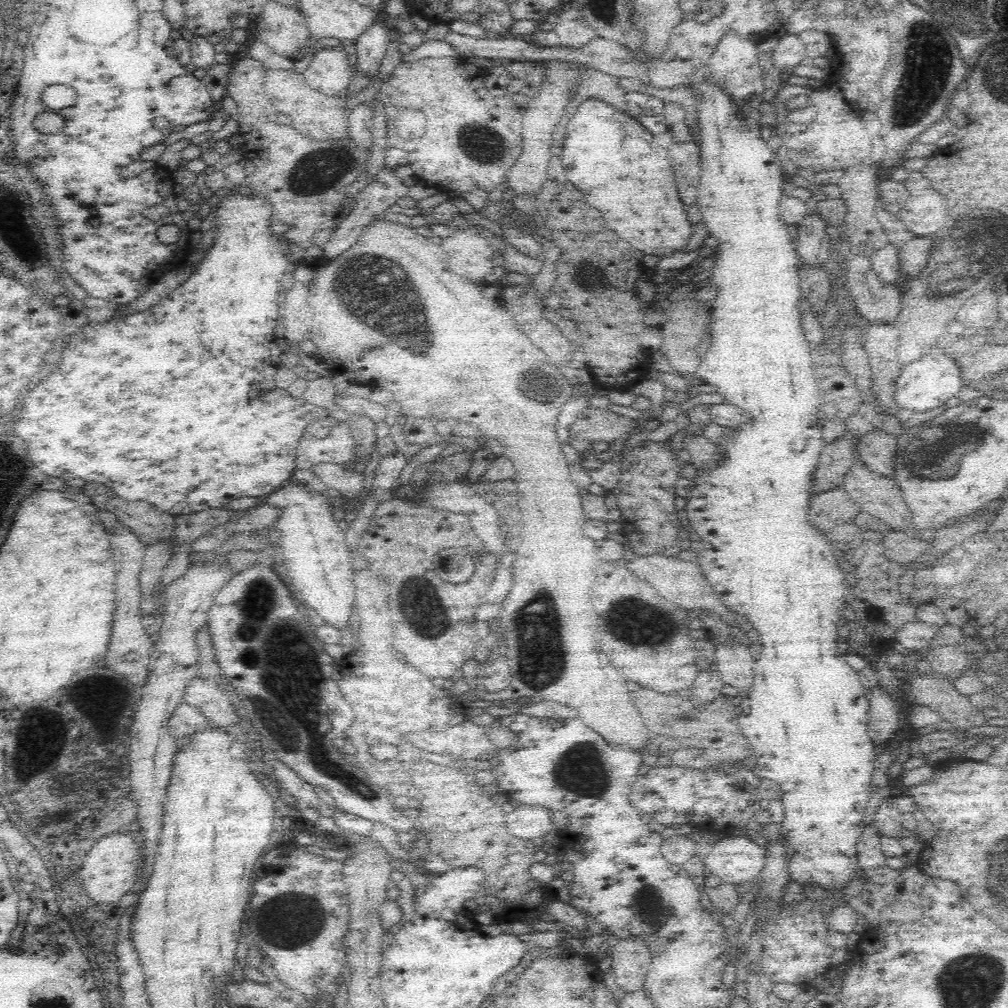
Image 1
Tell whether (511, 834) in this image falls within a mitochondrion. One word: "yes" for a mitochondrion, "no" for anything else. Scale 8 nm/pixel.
no

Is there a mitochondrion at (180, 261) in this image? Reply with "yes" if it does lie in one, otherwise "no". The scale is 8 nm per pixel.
no

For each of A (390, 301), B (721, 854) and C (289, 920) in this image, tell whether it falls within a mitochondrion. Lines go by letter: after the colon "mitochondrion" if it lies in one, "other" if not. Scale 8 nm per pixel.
A: mitochondrion
B: other
C: mitochondrion

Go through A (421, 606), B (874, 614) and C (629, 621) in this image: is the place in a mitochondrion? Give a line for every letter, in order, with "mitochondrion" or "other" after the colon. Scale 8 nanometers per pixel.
A: mitochondrion
B: other
C: mitochondrion

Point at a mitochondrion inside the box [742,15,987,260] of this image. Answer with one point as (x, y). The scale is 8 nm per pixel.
(928, 59)

